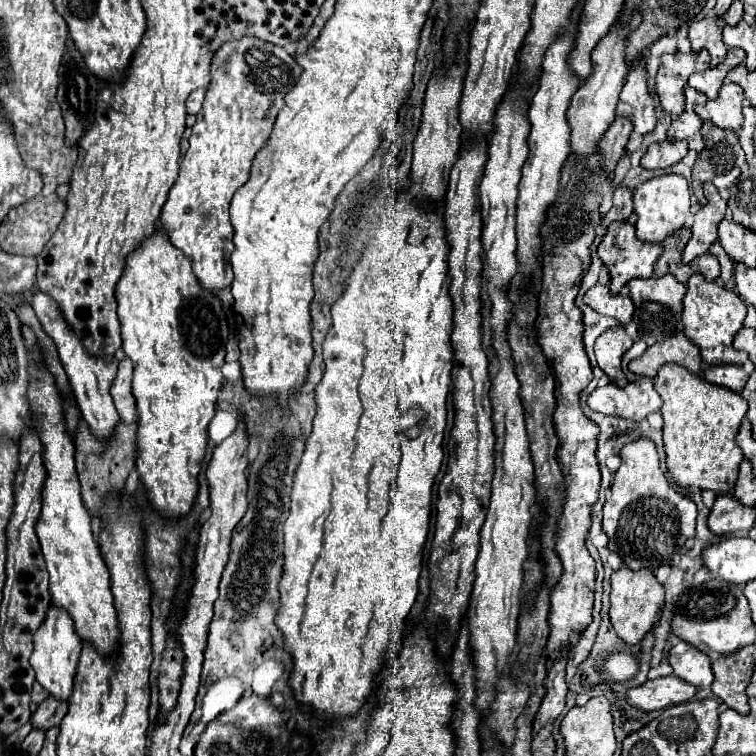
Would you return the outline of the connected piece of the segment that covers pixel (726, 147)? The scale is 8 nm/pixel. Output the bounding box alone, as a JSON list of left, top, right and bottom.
[691,123,745,205]

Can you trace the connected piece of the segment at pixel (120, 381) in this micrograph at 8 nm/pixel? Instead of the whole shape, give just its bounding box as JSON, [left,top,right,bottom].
[111,357,137,421]

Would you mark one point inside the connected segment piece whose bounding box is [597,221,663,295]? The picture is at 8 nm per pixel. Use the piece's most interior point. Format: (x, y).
(626, 257)

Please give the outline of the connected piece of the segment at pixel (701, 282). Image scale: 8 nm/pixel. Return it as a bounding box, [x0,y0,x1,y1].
[681,273,747,365]

